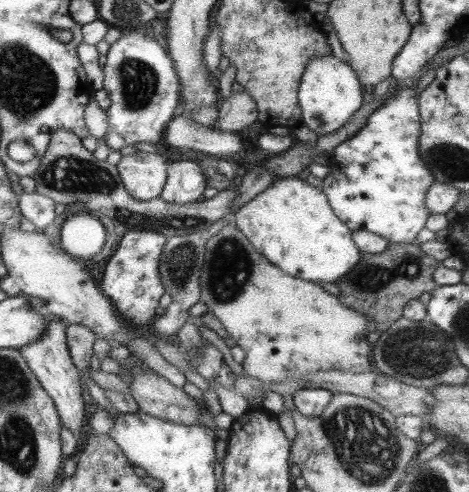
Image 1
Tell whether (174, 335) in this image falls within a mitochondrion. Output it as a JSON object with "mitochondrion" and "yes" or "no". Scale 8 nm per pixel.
{"mitochondrion":"no"}

